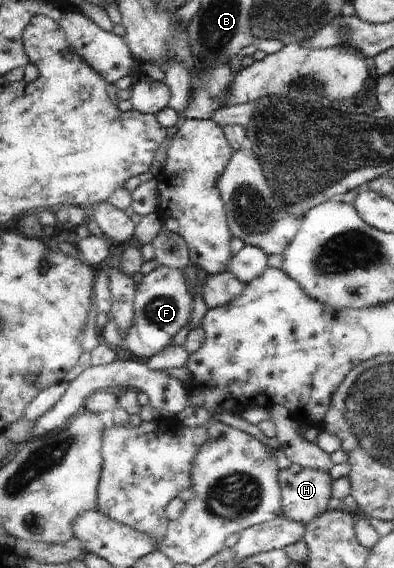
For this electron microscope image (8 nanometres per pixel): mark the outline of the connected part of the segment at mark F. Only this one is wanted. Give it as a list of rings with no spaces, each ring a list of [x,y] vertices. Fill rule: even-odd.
[[[160,266],[156,271],[144,275],[137,282],[135,292],[134,320],[123,338],[125,346],[138,360],[152,358],[154,354],[162,352],[170,346],[176,334],[188,324],[194,302],[188,290],[188,282],[180,269]]]

